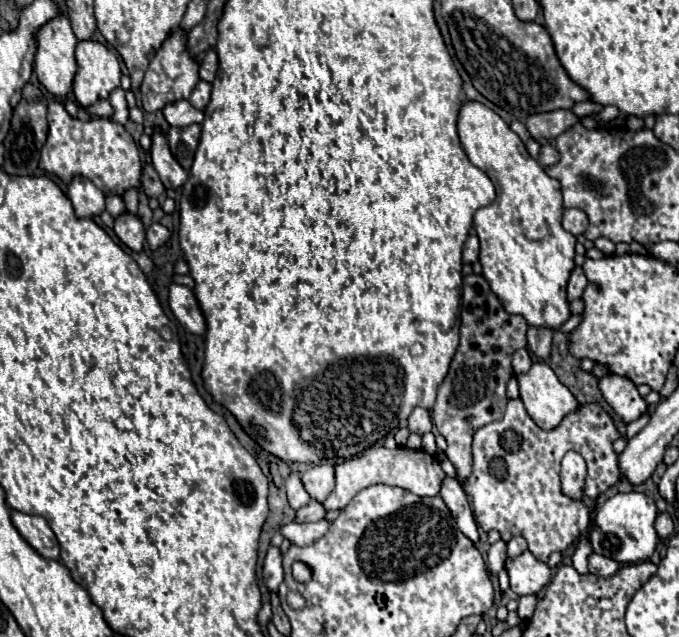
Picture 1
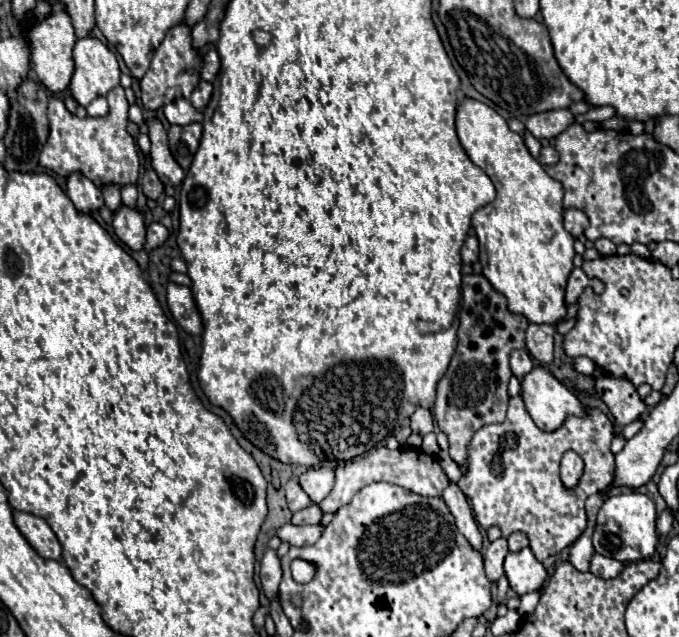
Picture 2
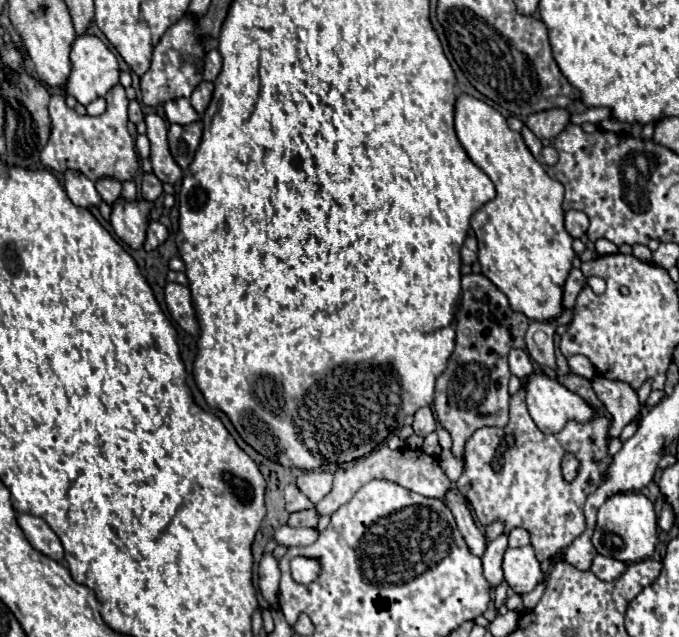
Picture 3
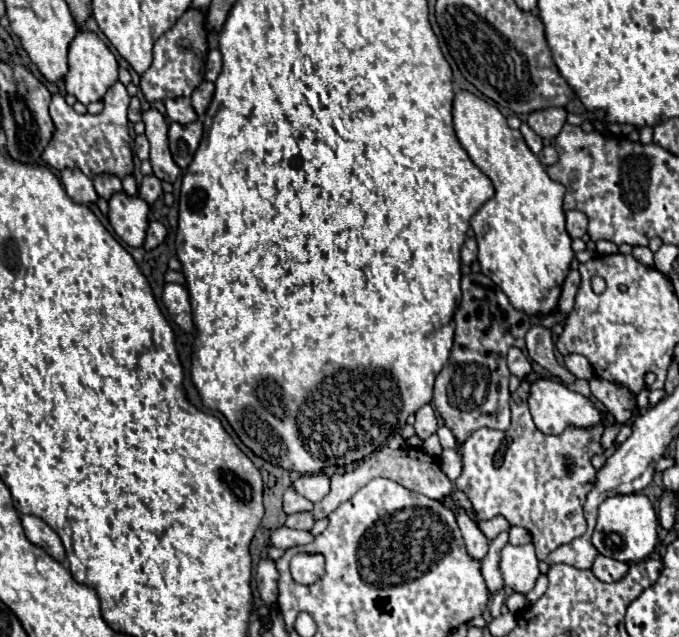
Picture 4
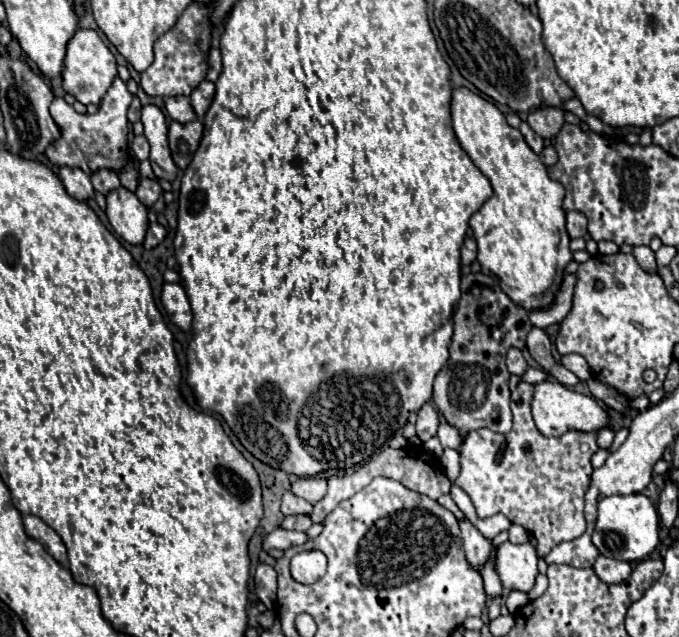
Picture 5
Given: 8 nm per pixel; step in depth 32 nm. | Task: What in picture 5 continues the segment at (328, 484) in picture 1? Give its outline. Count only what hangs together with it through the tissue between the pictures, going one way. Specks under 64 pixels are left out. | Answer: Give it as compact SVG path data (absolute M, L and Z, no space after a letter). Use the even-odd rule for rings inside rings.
M304 476L292 482L292 492L312 504L322 500L328 492L328 482L322 476Z

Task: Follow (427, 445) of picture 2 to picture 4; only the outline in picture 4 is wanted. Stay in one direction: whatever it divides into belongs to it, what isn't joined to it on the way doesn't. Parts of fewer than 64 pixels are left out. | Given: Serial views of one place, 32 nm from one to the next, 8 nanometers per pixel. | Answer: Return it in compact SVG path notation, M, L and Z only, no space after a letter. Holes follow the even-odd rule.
M436 433L423 442L422 449L432 457L439 457L442 454L443 448Z

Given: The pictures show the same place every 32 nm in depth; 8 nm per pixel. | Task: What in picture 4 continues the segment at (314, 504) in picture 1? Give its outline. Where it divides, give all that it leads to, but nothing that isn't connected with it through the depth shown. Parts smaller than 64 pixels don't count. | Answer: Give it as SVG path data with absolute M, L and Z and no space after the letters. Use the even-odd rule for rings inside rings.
M298 512L298 514L290 514L286 520L288 528L300 528L300 530L310 530L314 526L314 516L312 512Z

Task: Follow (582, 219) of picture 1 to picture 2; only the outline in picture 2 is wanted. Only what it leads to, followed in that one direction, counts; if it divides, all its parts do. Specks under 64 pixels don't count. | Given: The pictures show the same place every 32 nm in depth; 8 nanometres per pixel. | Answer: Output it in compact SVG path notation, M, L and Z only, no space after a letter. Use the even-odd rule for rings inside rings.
M570 208L564 212L564 228L572 236L580 236L588 228L588 216L584 216L584 212L580 212L576 208Z

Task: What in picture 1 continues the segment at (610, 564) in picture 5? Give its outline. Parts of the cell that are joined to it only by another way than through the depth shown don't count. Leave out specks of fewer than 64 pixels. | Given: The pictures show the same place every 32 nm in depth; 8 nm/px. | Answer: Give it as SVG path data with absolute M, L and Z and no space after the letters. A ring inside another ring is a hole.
M594 552L590 554L588 564L590 564L590 572L596 574L596 576L612 576L620 568L620 564L616 560L600 556L600 554L594 554Z

